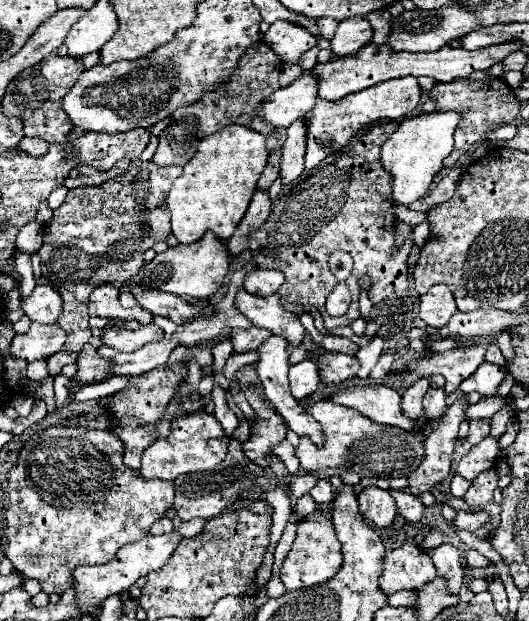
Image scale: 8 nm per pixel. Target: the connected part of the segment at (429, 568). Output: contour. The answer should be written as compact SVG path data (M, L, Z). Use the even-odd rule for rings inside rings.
M402 544L396 550L386 552L380 588L386 594L398 590L420 590L438 576L430 554L418 546Z

